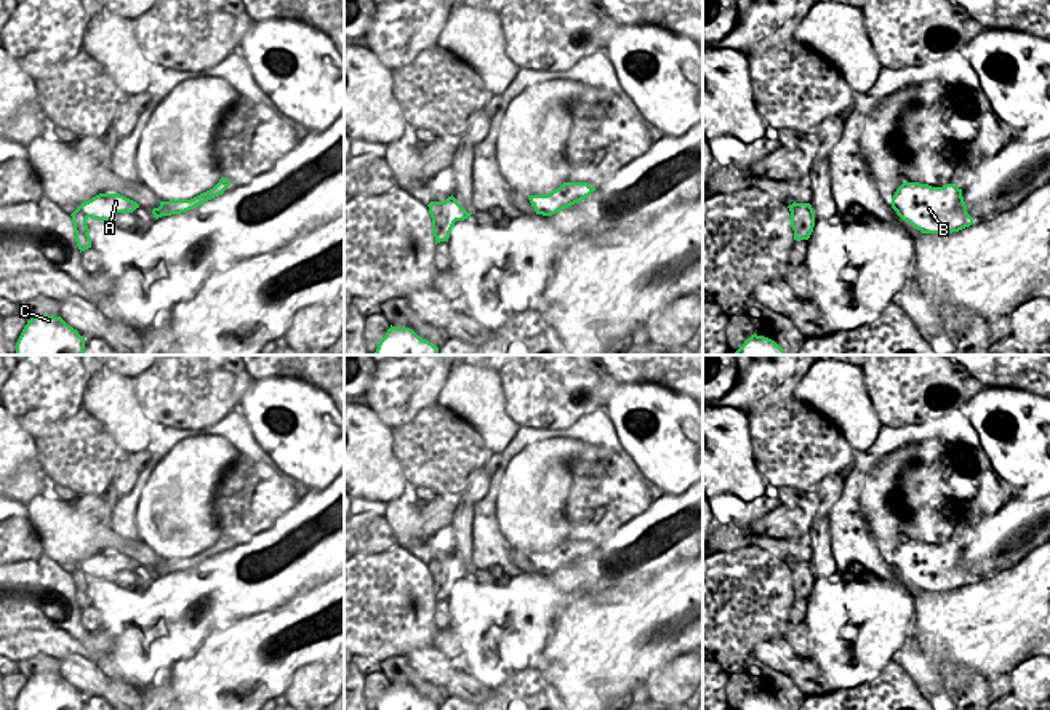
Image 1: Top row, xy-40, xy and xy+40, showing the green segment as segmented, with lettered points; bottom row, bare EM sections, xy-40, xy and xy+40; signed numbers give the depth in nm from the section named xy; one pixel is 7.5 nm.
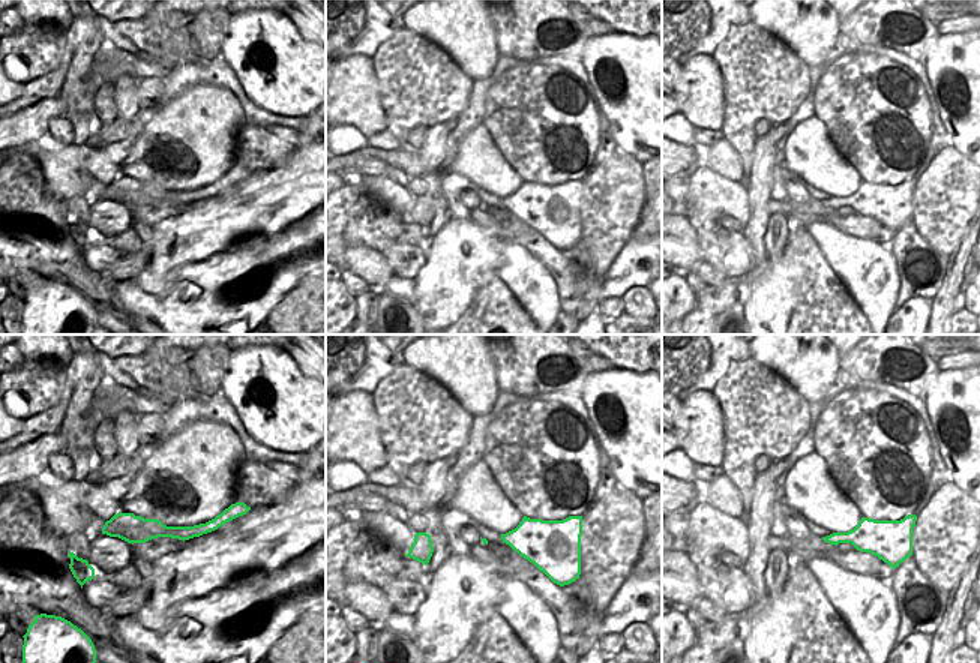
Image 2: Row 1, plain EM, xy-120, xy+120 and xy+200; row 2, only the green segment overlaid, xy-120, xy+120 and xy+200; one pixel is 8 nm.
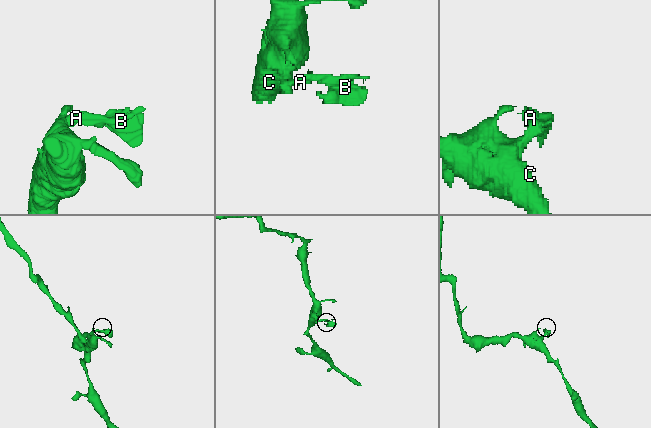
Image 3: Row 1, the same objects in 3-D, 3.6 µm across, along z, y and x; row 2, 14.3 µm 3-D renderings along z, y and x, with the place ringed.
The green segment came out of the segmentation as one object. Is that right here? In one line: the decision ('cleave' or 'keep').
cleave

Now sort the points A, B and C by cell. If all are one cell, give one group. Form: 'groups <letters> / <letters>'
groups A B / C

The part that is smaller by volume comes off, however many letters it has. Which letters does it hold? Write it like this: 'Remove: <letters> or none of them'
Remove: A, B

